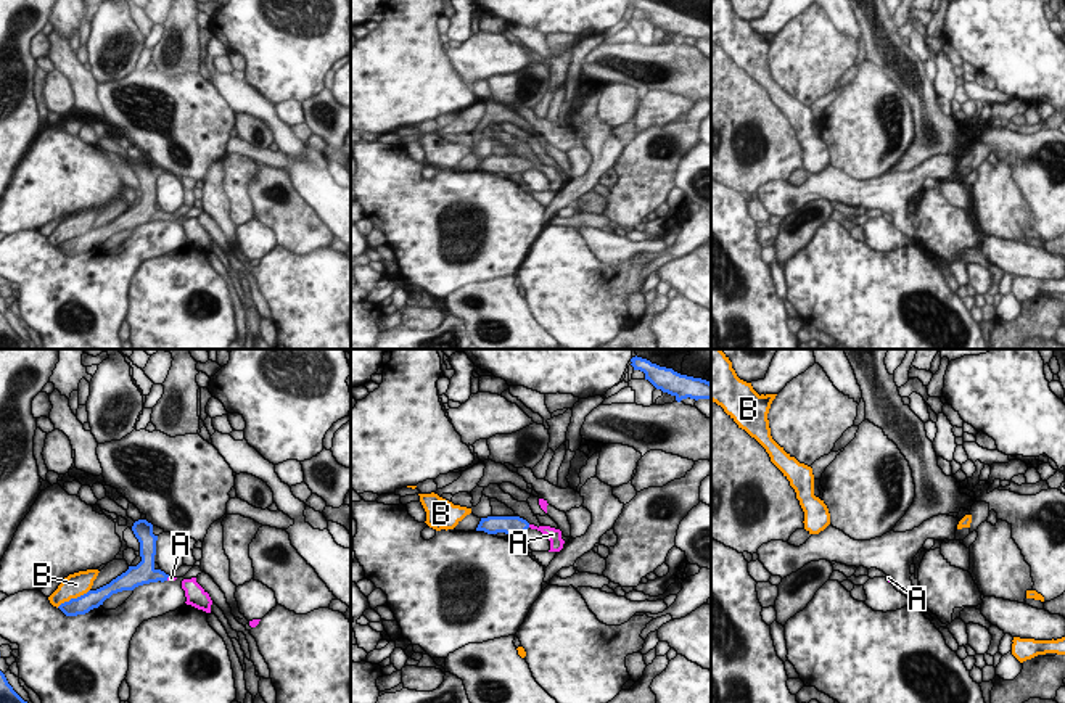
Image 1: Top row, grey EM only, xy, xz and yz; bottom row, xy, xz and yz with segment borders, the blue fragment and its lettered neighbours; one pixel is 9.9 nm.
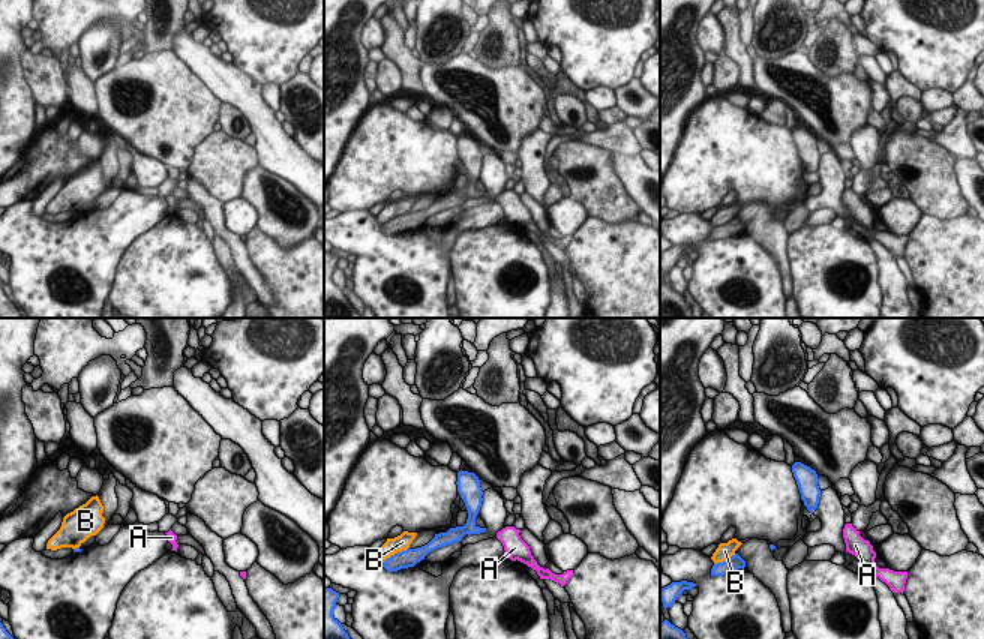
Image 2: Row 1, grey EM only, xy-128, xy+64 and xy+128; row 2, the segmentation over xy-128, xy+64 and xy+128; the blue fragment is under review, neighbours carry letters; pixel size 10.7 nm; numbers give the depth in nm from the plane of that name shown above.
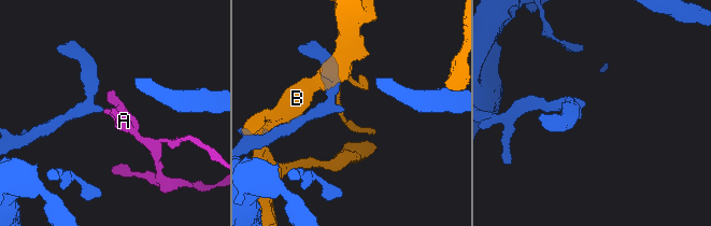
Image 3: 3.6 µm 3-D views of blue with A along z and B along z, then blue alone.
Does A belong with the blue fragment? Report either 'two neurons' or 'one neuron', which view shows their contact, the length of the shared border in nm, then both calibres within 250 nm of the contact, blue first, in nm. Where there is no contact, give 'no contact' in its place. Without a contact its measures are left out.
one neuron; meets blue in xy; contact 60 nm long; 220 nm thick on the blue side, 60 nm on the other

